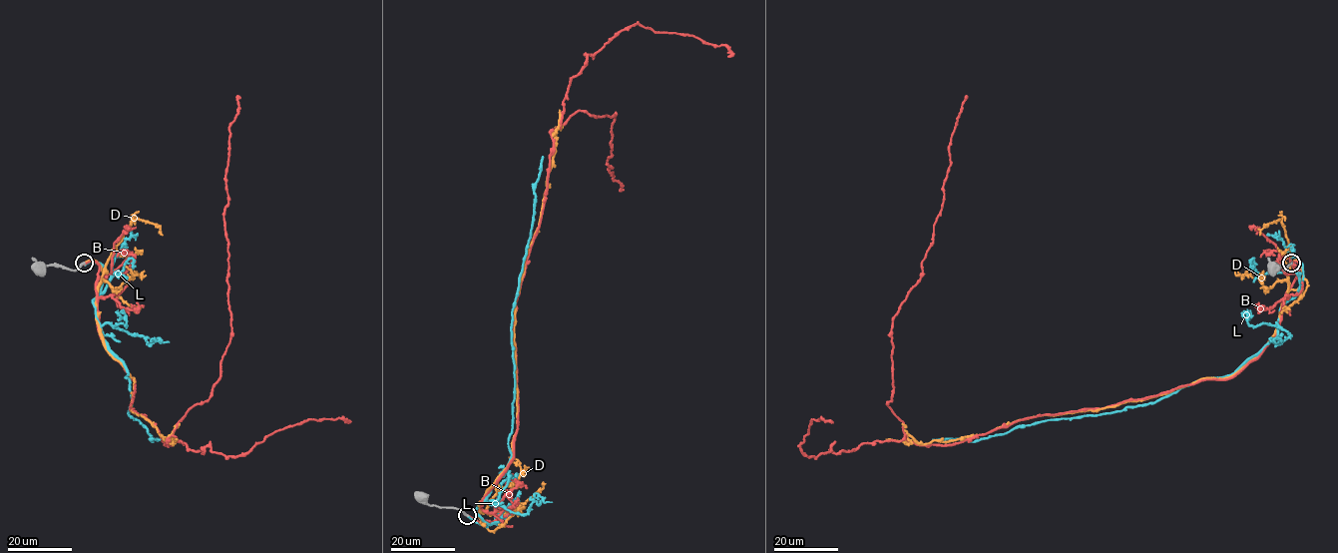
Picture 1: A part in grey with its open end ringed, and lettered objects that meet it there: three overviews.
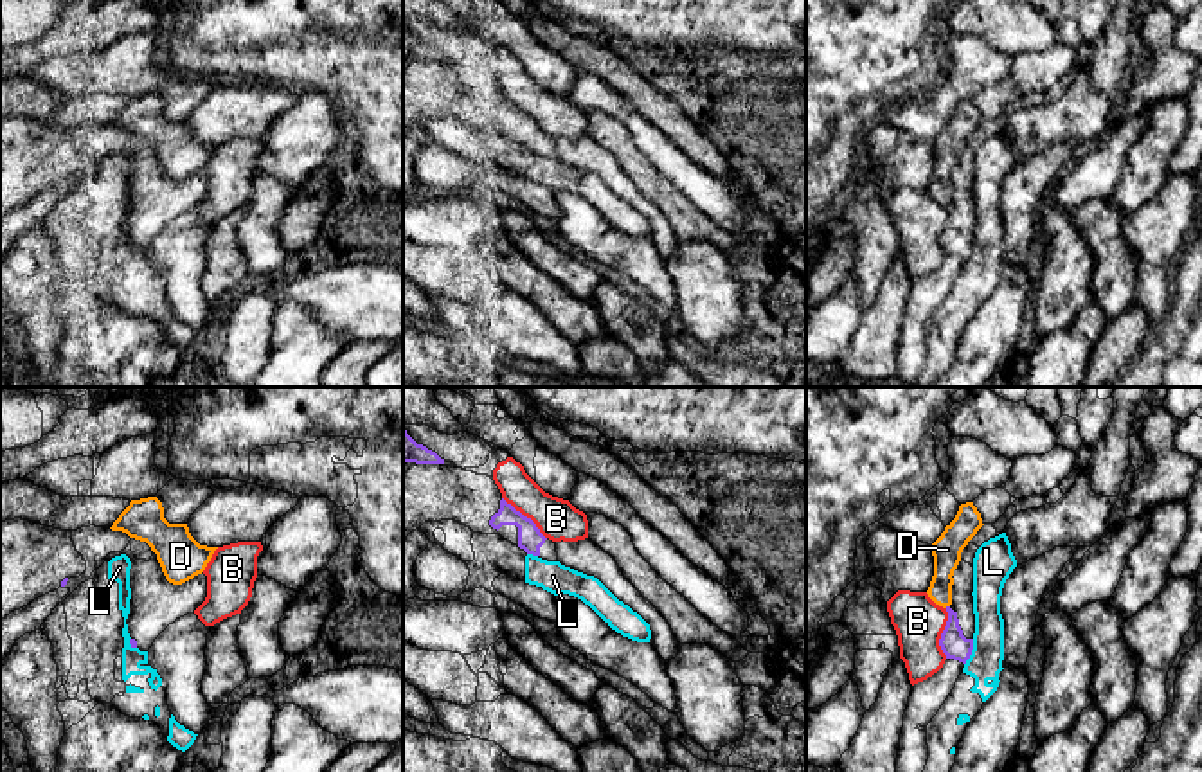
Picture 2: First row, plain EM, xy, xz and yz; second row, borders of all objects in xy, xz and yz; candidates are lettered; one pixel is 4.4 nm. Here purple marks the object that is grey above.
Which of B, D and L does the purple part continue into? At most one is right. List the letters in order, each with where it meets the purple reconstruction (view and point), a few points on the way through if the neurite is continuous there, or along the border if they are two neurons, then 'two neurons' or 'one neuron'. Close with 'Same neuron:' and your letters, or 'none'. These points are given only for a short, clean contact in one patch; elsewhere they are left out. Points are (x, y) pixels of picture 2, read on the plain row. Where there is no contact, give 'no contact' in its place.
B: yz (941, 231) | along yz (947, 206), (947, 222), (940, 236), (945, 254) | two neurons
D: no contact | one neuron
L: yz (970, 249) | along yz (974, 236), (974, 245), (965, 261) | two neurons
Same neuron: D

